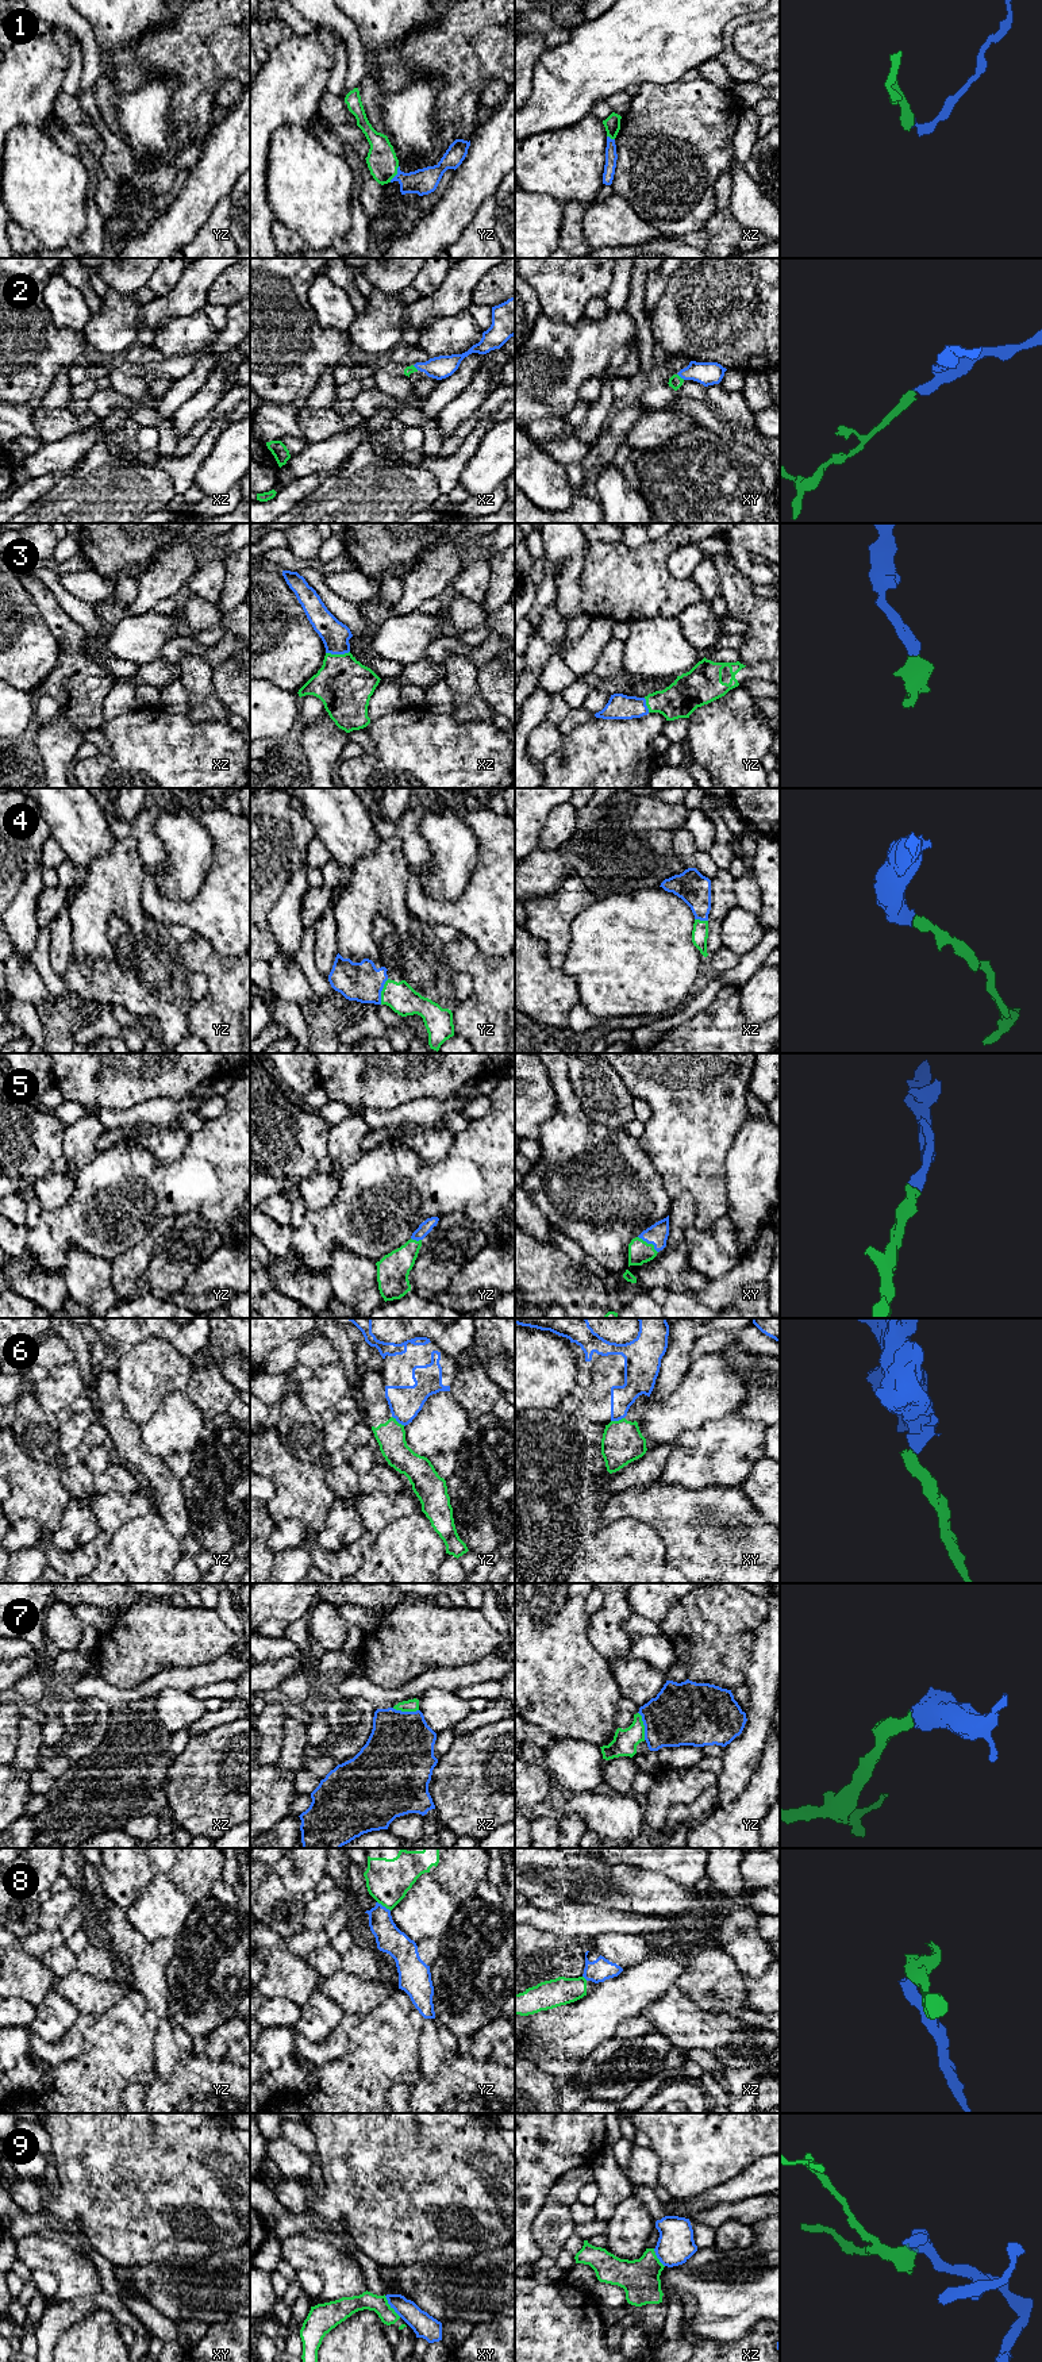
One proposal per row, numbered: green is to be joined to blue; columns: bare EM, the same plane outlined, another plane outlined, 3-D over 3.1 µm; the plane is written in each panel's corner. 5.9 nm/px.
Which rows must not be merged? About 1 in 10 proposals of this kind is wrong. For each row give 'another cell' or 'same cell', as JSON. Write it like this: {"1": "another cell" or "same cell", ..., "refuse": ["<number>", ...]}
{"1": "same cell", "2": "same cell", "3": "same cell", "4": "same cell", "5": "same cell", "6": "another cell", "7": "same cell", "8": "another cell", "9": "another cell", "refuse": ["6", "8", "9"]}

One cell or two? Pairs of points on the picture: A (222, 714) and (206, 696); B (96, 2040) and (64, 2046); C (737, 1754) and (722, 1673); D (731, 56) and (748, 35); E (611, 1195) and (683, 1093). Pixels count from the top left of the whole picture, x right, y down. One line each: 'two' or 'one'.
A: one
B: two
C: two
D: two
E: two

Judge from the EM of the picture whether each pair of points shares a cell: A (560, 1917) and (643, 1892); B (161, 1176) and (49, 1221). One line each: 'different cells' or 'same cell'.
A: different cells
B: same cell

